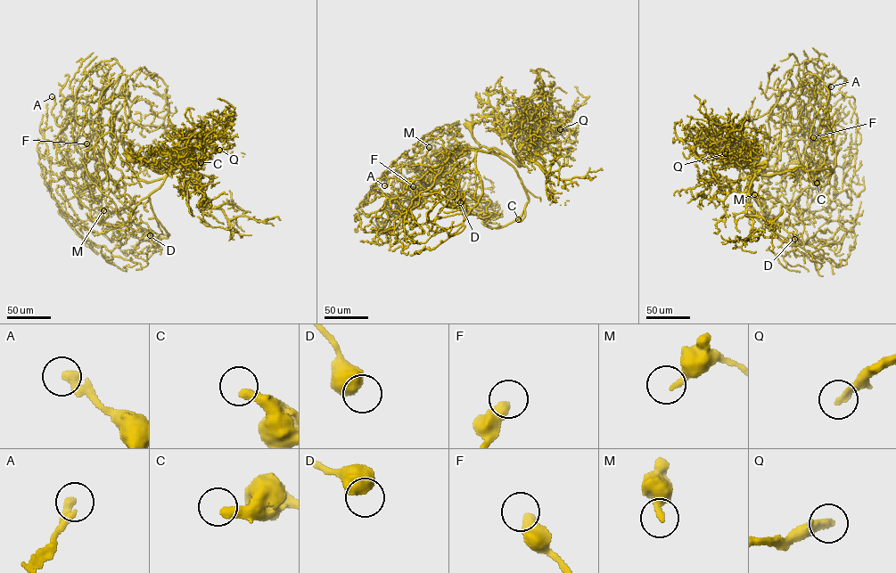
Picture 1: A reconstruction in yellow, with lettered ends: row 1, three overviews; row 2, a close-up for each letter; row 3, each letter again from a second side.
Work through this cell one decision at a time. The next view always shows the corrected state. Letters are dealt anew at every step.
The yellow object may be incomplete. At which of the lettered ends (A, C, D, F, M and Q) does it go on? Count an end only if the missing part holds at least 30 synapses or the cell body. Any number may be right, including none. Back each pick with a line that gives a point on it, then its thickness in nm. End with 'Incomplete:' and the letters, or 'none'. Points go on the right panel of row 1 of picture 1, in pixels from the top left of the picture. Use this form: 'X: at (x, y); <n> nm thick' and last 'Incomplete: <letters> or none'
A: at (831, 86); 360 nm thick
C: at (817, 183); 400 nm thick
Q: at (725, 153); 320 nm thick
Incomplete: A, C, Q

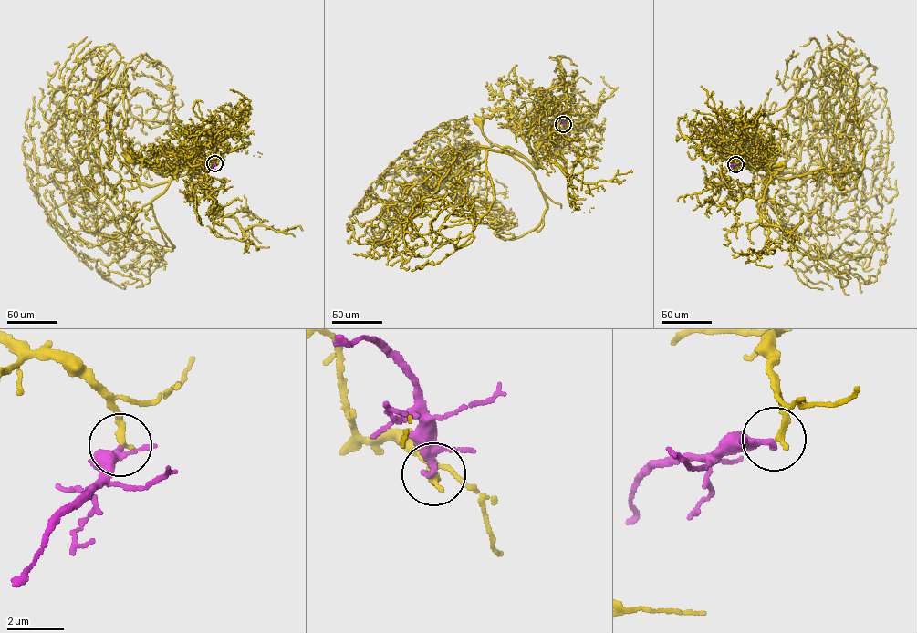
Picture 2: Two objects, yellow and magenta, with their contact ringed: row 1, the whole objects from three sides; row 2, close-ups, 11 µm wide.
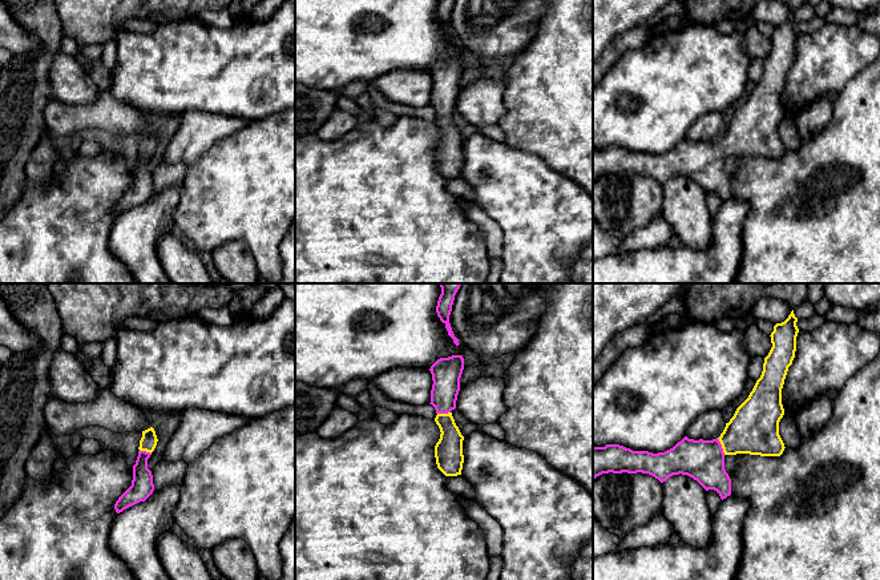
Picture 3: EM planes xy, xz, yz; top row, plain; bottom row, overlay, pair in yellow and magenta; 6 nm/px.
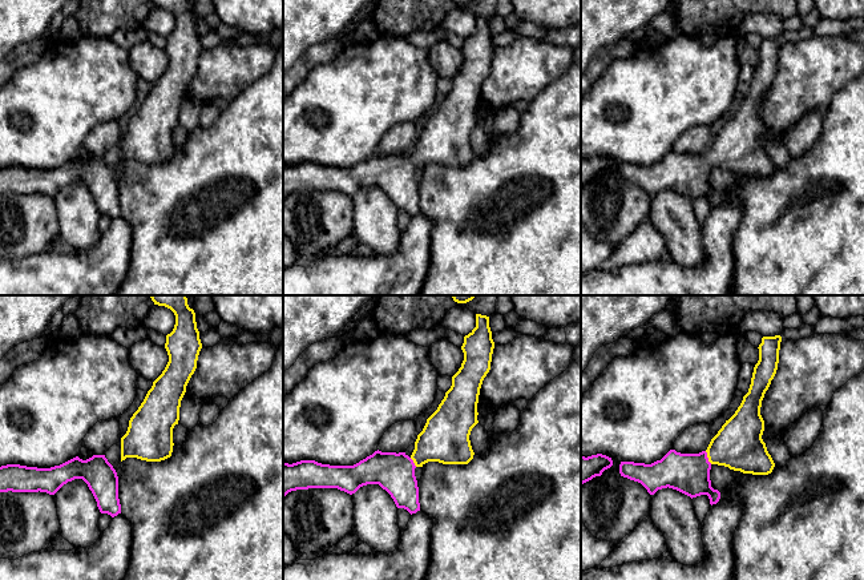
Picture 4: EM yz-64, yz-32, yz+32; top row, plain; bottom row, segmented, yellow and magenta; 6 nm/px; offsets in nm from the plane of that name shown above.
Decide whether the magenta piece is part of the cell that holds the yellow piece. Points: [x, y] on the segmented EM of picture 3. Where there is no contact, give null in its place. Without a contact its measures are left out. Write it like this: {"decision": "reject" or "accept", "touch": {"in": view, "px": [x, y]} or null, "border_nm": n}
{"decision": "accept", "touch": {"in": "yz", "px": [722, 446]}, "border_nm": 120}

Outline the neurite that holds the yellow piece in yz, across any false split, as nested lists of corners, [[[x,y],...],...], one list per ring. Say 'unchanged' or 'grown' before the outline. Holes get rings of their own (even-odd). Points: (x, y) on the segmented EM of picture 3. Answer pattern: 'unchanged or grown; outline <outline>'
grown; outline [[[794,310],[788,318],[774,326],[771,333],[772,347],[764,358],[763,371],[756,380],[748,398],[736,408],[734,416],[726,423],[719,438],[713,440],[694,440],[685,436],[673,448],[653,454],[649,451],[633,451],[619,444],[606,444],[605,447],[593,447],[593,480],[602,474],[649,474],[661,483],[673,475],[687,475],[697,480],[706,491],[714,490],[720,499],[731,495],[731,479],[724,470],[724,456],[736,454],[750,454],[760,456],[780,456],[784,451],[784,443],[779,435],[779,422],[784,415],[782,404],[782,388],[792,364],[796,351],[796,337],[799,329],[798,318]]]

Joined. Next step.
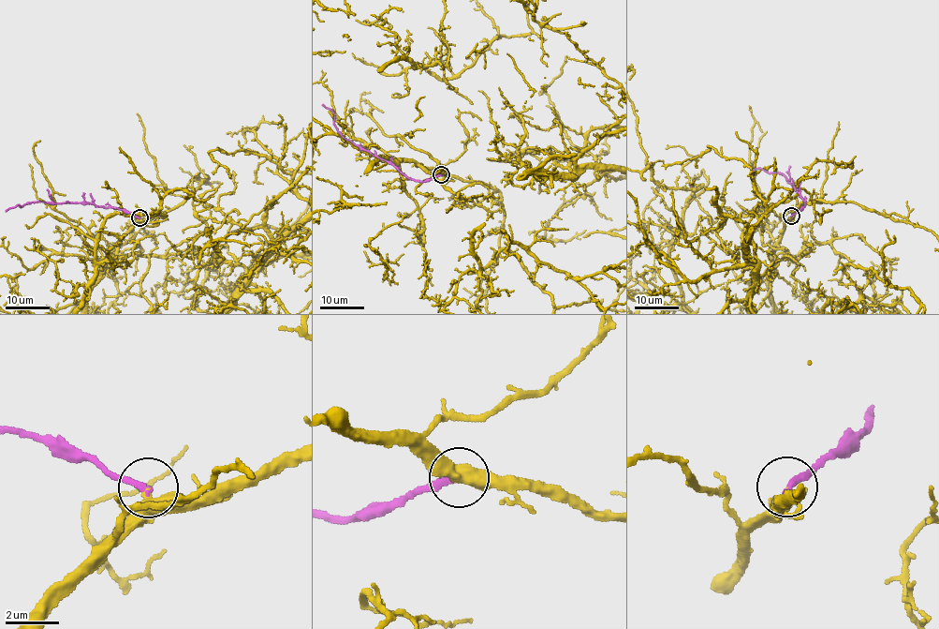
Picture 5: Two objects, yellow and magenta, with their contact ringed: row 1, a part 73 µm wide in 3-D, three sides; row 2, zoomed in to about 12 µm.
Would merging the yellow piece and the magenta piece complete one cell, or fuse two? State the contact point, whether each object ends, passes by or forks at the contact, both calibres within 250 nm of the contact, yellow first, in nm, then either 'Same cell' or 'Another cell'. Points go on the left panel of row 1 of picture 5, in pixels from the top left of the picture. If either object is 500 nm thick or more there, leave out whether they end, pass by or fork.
Place: (139, 217). At the ring yellow passes by. At the ring magenta ends. Thickness 340 nm (yellow) against 240 nm. Same cell

